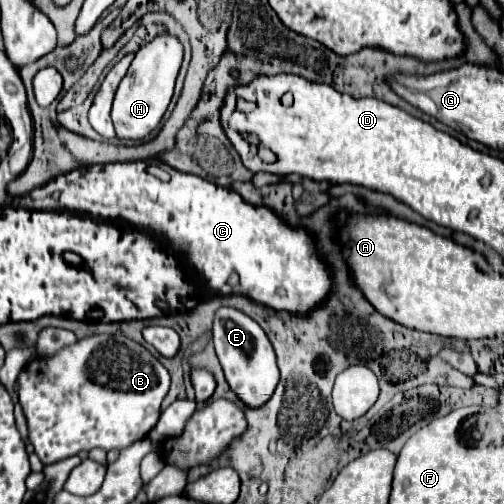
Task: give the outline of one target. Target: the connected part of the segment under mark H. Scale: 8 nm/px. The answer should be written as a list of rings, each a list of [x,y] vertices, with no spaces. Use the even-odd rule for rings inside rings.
[[[158,34],[154,40],[144,44],[136,58],[132,60],[126,76],[122,78],[114,106],[112,106],[112,122],[116,128],[116,136],[124,140],[140,140],[146,138],[162,120],[174,92],[174,80],[178,76],[182,64],[184,48],[174,34]]]

